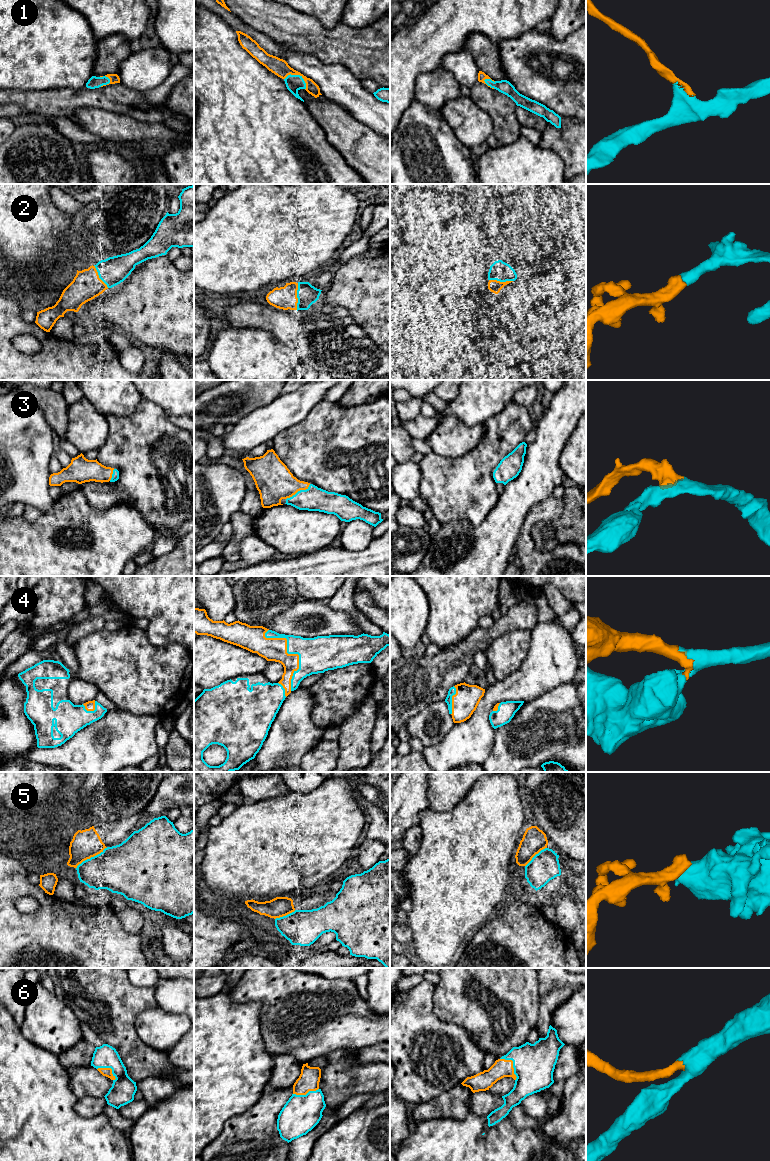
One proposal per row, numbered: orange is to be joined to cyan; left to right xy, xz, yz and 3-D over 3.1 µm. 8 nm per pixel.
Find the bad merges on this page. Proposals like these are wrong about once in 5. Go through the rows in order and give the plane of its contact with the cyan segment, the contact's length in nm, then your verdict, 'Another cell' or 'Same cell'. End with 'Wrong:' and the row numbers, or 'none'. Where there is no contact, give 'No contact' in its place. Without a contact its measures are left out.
1: Touches cyan in xz. Shared border 200 nm. Same cell
2: Touches cyan in xz. Shared border 220 nm. Same cell
3: Touches cyan in xz. Shared border 240 nm. Same cell
4: Touches cyan in xz. Shared border 550 nm. Same cell
5: Touches cyan in xy. Shared border 300 nm. Another cell
6: Touches cyan in yz. Shared border 220 nm. Same cell
Wrong: 5

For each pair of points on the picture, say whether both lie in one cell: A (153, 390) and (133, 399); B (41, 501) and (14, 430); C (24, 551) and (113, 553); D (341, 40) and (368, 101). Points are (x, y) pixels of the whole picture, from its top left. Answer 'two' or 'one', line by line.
A: two
B: one
C: one
D: two

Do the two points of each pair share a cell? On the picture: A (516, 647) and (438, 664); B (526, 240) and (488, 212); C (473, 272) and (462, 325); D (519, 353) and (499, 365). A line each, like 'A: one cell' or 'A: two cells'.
A: two cells
B: one cell
C: one cell
D: two cells

